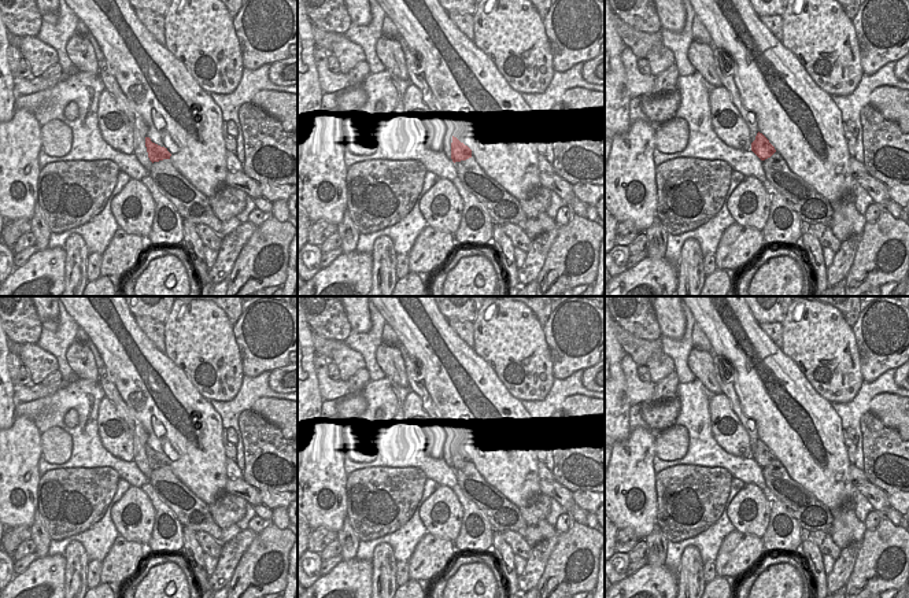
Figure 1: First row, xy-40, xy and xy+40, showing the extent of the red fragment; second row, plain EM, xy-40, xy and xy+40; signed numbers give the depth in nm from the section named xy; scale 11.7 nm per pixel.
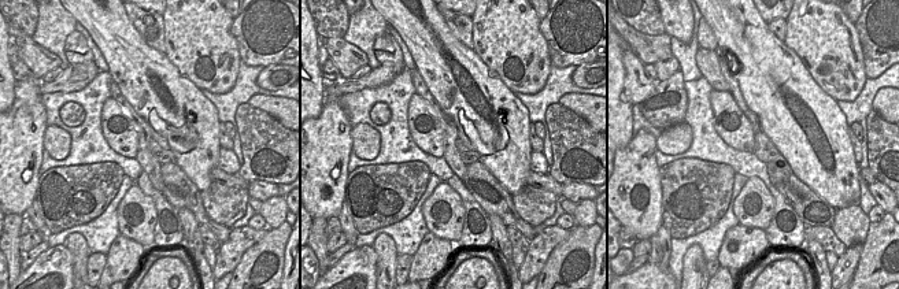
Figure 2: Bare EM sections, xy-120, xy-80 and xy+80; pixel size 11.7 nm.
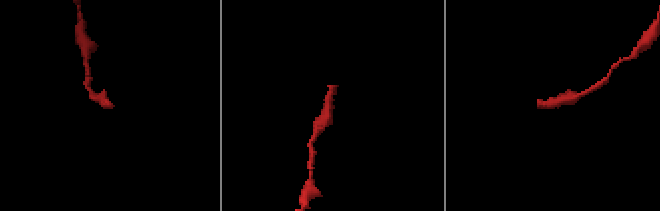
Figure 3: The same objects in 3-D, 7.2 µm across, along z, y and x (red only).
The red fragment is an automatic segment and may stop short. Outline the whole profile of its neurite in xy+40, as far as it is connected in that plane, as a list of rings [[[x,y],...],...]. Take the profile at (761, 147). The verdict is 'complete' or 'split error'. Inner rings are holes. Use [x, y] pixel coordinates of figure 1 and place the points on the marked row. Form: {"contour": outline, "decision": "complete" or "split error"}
{"contour": [[[757,133],[751,151],[762,160],[766,180],[798,214],[802,224],[823,224],[831,228],[834,214],[831,203],[790,170],[762,133]]], "decision": "split error"}

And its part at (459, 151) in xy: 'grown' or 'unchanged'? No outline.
grown

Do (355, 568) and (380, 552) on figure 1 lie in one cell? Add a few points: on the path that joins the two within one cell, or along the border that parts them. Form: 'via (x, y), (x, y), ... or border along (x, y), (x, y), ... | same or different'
border along (370, 561), (372, 583) | different

